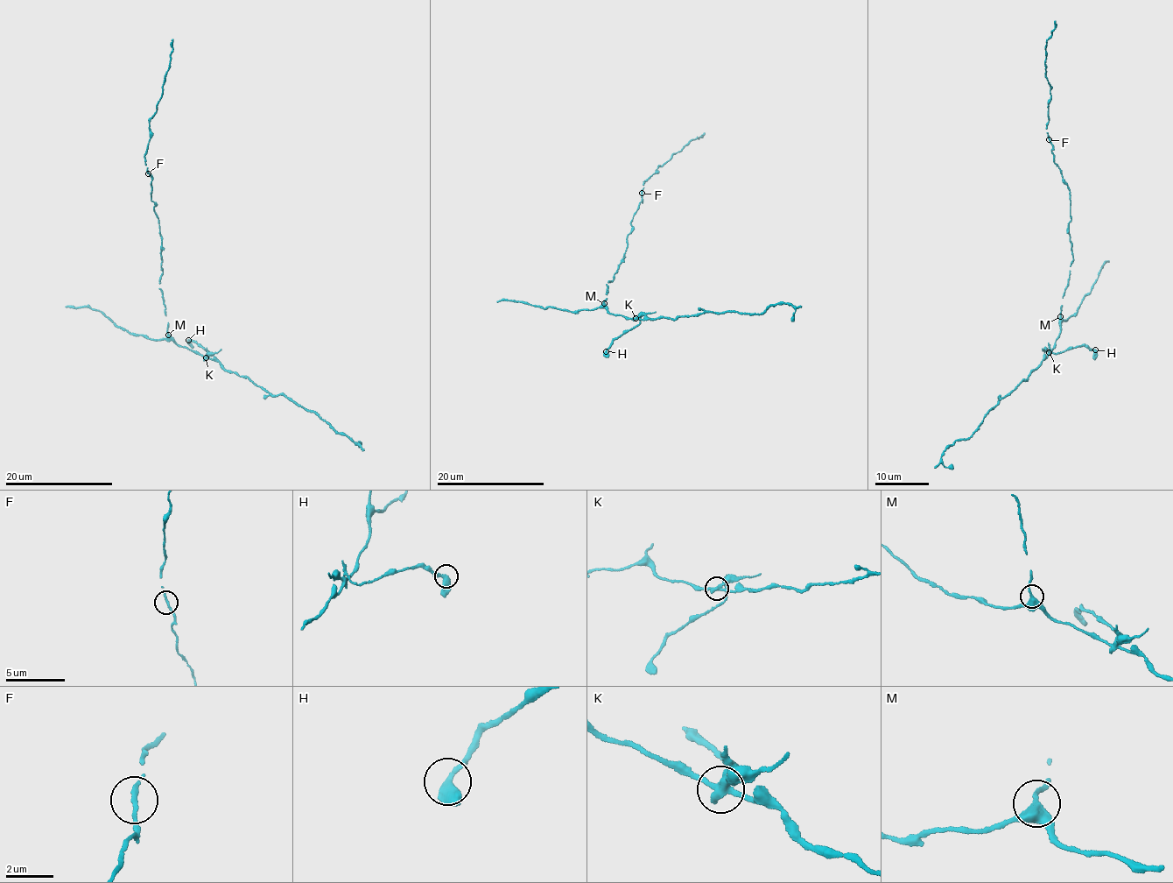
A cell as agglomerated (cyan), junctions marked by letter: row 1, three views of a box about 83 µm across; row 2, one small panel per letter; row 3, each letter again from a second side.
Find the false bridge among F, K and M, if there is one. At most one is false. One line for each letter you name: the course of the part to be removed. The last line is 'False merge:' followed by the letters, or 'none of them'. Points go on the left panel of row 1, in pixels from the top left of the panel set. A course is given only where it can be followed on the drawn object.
K: Course of the part to remove: (206, 357), (209, 352), (193, 340), (189, 342), (193, 347)
False merge: K

